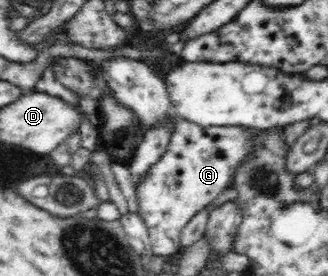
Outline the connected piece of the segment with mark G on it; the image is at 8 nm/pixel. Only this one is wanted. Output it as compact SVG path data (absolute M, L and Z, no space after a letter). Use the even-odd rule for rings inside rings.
M178 119L172 131L167 152L163 154L158 163L150 166L144 180L134 186L133 194L138 202L138 215L148 228L151 238L151 252L154 255L168 258L178 252L181 247L180 239L182 229L190 220L209 206L217 196L226 188L233 186L233 177L236 169L246 158L254 152L254 136L252 131L240 126L210 126L202 127L194 122Z

